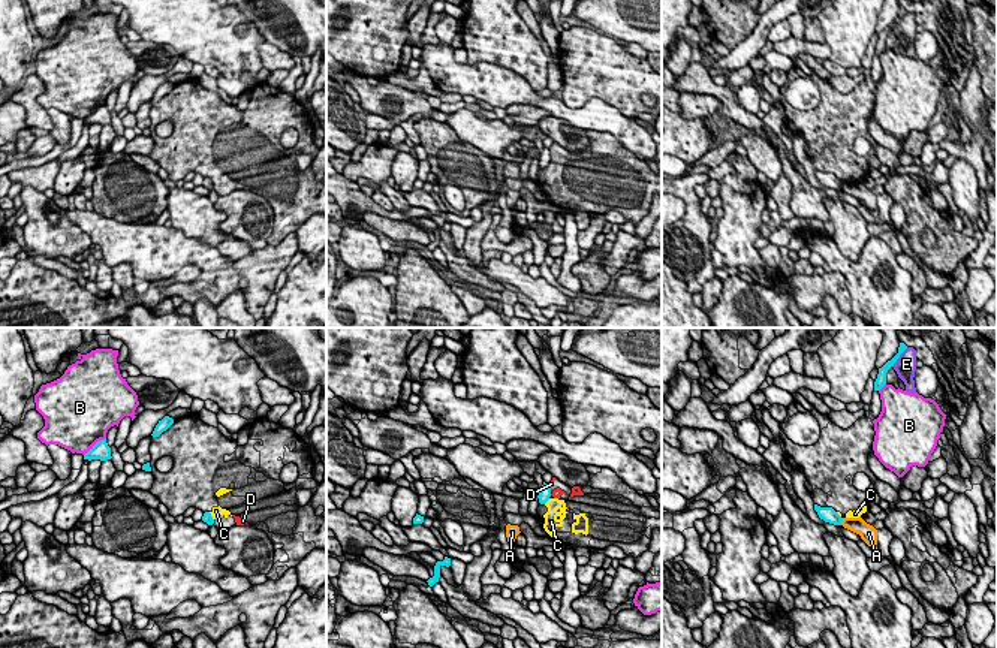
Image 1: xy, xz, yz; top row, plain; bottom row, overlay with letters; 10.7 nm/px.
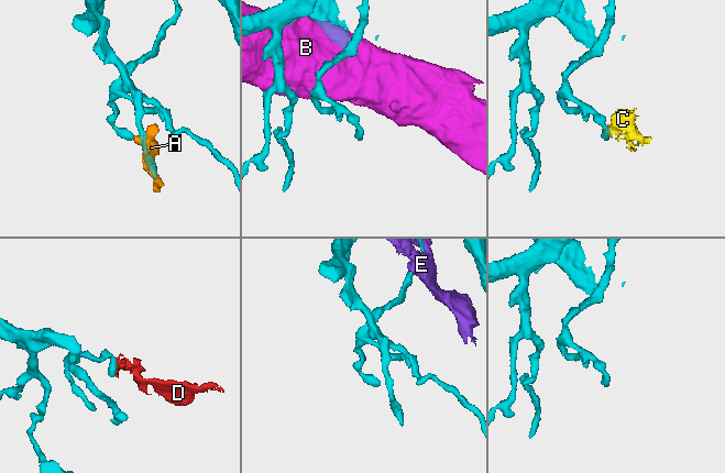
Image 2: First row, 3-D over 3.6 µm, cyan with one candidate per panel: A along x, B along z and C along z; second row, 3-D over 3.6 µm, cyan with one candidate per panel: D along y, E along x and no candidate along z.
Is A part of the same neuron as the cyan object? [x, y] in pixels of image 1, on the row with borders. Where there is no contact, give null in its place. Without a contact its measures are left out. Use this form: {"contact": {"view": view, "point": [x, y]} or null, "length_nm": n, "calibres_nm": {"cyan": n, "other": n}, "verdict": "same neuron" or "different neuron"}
{"contact": {"view": "yz", "point": [842, 520]}, "length_nm": 90, "calibres_nm": {"cyan": 160, "other": 170}, "verdict": "same neuron"}

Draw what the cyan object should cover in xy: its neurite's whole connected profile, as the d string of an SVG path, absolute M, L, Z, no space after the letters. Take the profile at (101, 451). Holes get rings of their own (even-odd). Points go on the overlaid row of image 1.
M106 438L105 440L100 440L97 441L85 455L84 455L84 459L100 459L100 461L106 461L106 459L111 459L111 447L108 446L106 443Z

